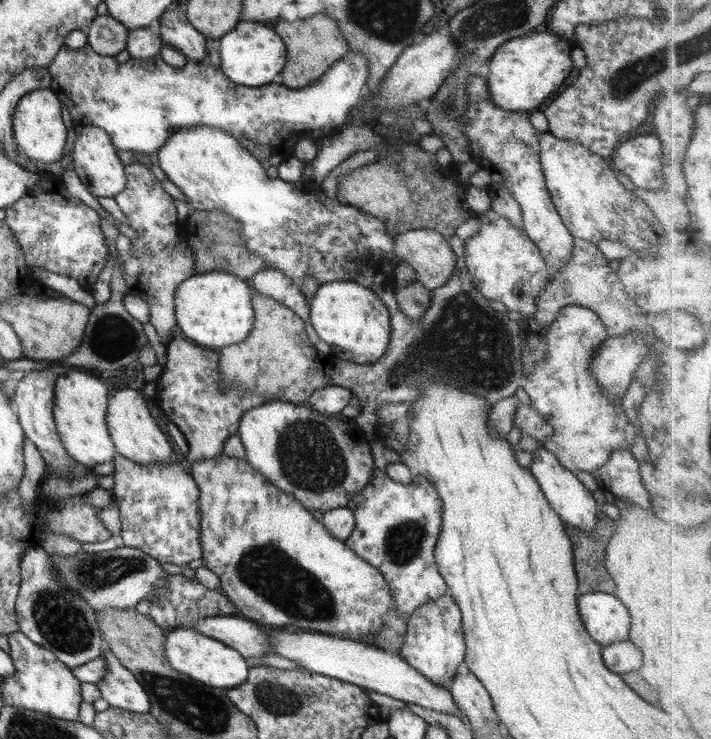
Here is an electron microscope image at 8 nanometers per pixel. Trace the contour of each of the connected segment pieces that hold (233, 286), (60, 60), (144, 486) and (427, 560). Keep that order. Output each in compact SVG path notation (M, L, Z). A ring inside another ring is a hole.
M210 271L194 274L184 280L174 294L174 314L184 338L195 345L219 350L250 335L255 312L252 306L254 290L248 280L227 272Z
M65 44L62 48L59 48L58 53L56 53L56 56L52 59L52 62L48 64L46 69L49 70L50 76L53 78L54 88L56 92L58 92L60 100L67 105L68 112L70 112L71 120L73 121L73 127L77 131L81 130L86 125L104 129L108 133L112 144L117 149L131 150L131 152L143 152L144 154L150 154L155 157L156 152L164 146L164 143L168 140L168 137L172 132L192 127L212 127L222 129L223 131L230 133L232 137L236 137L236 140L240 142L240 145L242 145L244 149L250 151L250 154L255 156L263 164L267 162L273 154L279 154L284 158L290 156L290 150L287 145L289 141L293 140L296 134L298 134L298 136L300 136L300 134L305 136L305 134L310 134L311 132L314 132L314 130L328 132L328 130L332 130L333 128L336 128L336 126L344 124L346 118L348 118L350 108L353 108L354 104L365 95L366 82L368 82L368 57L364 57L364 53L353 51L352 49L344 55L344 58L335 62L329 70L324 73L324 76L321 76L314 84L301 89L288 88L279 80L258 88L242 86L242 84L232 82L232 80L222 72L221 68L215 67L206 60L203 62L187 60L187 63L182 68L173 67L170 64L167 64L164 59L162 60L162 58L160 58L160 56L154 56L154 58L147 59L131 58L122 63L118 62L116 57L102 56L100 53L94 52L88 44L79 49L70 48Z
M117 453L114 458L113 501L118 504L123 544L137 548L161 563L188 564L202 556L200 543L200 491L180 464L157 462L136 464Z
M375 468L372 480L358 494L352 496L347 507L354 513L356 526L352 534L346 538L345 543L356 555L376 567L376 570L384 575L392 591L392 599L396 601L396 611L400 615L409 616L420 605L450 592L446 581L438 572L434 556L438 535L441 531L442 500L430 480L415 474L410 484L400 484Z

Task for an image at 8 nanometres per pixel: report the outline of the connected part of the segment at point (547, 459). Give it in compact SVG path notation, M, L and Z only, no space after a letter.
M543 446L538 447L531 453L532 462L529 470L536 477L538 486L544 492L544 497L550 503L550 507L556 511L556 514L560 515L565 524L570 524L574 528L580 528L584 532L590 532L596 526L596 520L598 520L596 514L600 511L598 502L592 497L592 492L578 480L576 475L567 470L563 464L560 464L556 455L553 455Z

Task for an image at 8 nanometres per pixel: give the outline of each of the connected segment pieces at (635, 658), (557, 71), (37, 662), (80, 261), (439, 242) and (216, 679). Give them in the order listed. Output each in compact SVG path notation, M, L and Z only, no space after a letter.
M630 640L616 641L602 647L601 657L612 672L622 675L638 671L643 665L643 654Z
M536 30L500 44L489 58L490 71L486 81L490 99L496 106L509 111L525 112L540 108L542 102L548 100L548 96L552 96L572 74L570 52L573 48L574 44L564 41L556 33Z
M19 630L9 634L8 641L16 673L4 677L1 686L4 706L28 708L56 719L77 721L83 700L81 683L73 670L58 660L52 651L34 644Z
M53 173L43 175L29 189L27 196L20 198L15 204L4 210L6 219L3 221L14 234L23 248L27 266L30 268L44 268L50 272L61 274L79 281L81 285L88 282L95 283L104 271L109 260L109 248L102 232L100 217L96 210L86 206L82 200L73 198L68 193L60 176Z
M427 229L410 230L396 235L394 242L395 256L402 264L412 266L417 279L426 288L443 287L457 267L457 257L448 243L448 238L438 232Z
M191 626L172 629L165 633L164 654L172 669L198 683L220 689L232 689L243 684L248 679L252 668L247 658L244 658L235 648L230 648L210 636L204 636L204 633L196 631L196 628Z

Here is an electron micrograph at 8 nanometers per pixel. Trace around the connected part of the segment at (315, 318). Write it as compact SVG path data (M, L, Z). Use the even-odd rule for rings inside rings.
M352 281L324 283L314 293L309 309L310 322L318 337L329 344L332 359L366 364L376 362L386 352L391 338L390 312L371 288Z

